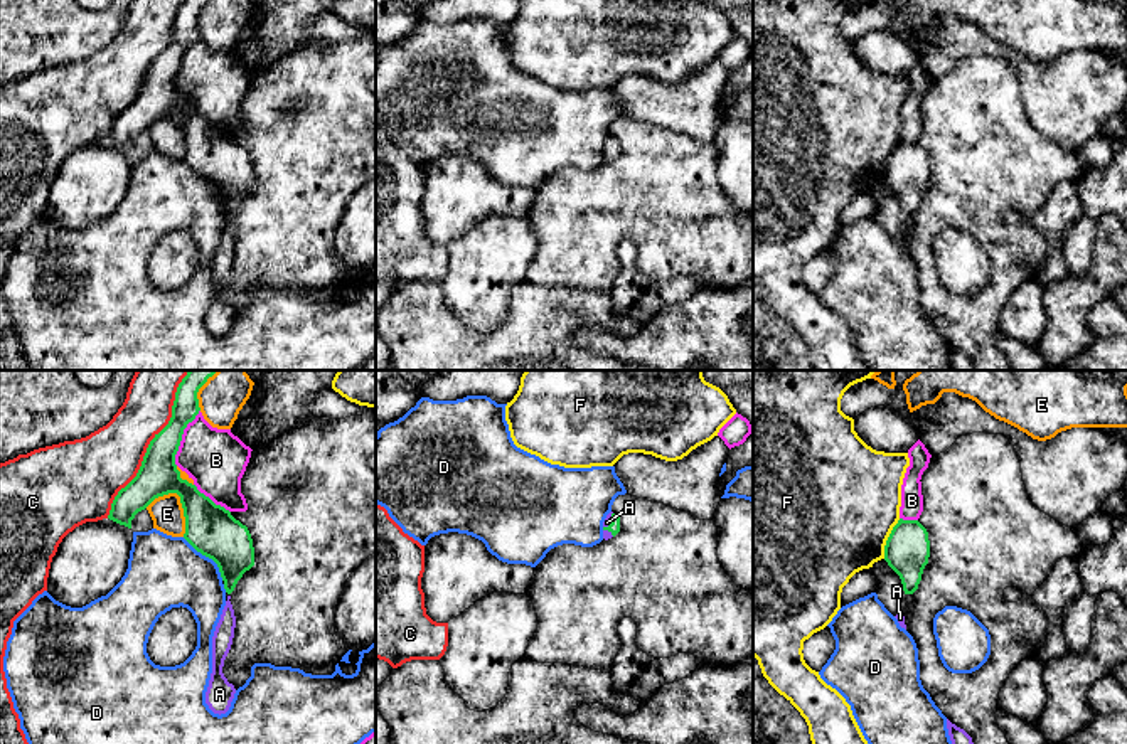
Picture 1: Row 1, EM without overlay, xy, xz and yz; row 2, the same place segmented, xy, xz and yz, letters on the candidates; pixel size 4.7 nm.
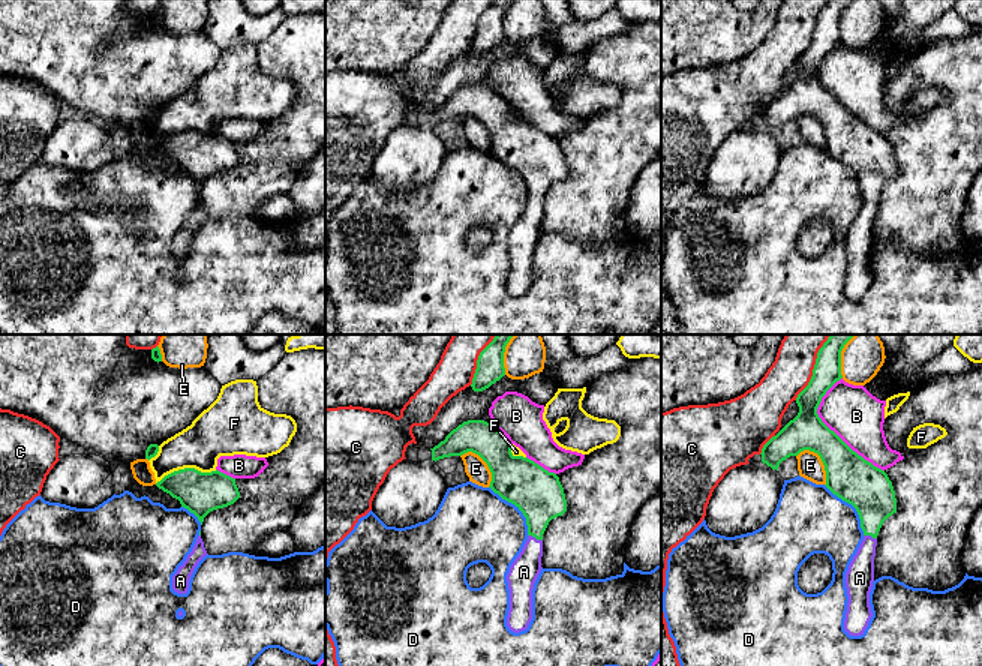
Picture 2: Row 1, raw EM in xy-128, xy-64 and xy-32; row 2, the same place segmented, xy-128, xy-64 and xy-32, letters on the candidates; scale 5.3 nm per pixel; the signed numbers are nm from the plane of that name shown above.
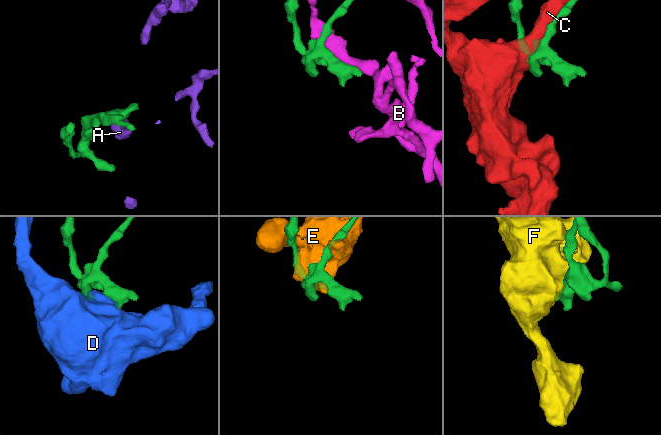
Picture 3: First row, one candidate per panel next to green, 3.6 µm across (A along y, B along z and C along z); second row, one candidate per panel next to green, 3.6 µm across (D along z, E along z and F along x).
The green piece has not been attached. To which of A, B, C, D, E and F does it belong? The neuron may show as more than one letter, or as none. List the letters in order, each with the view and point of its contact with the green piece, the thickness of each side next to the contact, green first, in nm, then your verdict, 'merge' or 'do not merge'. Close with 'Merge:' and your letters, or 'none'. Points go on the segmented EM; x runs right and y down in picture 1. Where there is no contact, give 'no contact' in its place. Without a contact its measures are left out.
A: xz (610, 524) | 60/40 nm | merge
B: xy (181, 438) | 190/300 nm | do not merge
C: xy (149, 445) | 190/300 nm | do not merge
D: xy (208, 556) | 240/340 nm | do not merge
E: xy (182, 505) | 240/160 nm | do not merge
F: yz (888, 539) | 220/480 nm | do not merge
Merge: A

